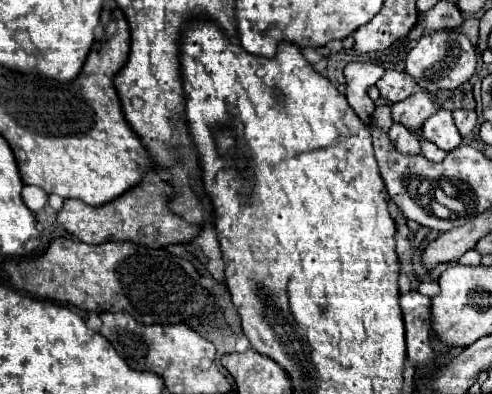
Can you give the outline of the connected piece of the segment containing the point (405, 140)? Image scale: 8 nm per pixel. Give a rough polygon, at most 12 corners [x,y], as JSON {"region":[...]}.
{"region":[[394,124],[388,136],[398,152],[422,154],[420,140]]}

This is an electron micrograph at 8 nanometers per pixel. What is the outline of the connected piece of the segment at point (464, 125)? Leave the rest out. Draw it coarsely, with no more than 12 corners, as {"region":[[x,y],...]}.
{"region":[[454,110],[460,136],[468,136],[476,124],[474,110]]}

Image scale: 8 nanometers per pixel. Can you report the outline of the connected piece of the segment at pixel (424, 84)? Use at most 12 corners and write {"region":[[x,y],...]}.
{"region":[[458,30],[422,36],[406,56],[420,90],[456,90],[476,70]]}

